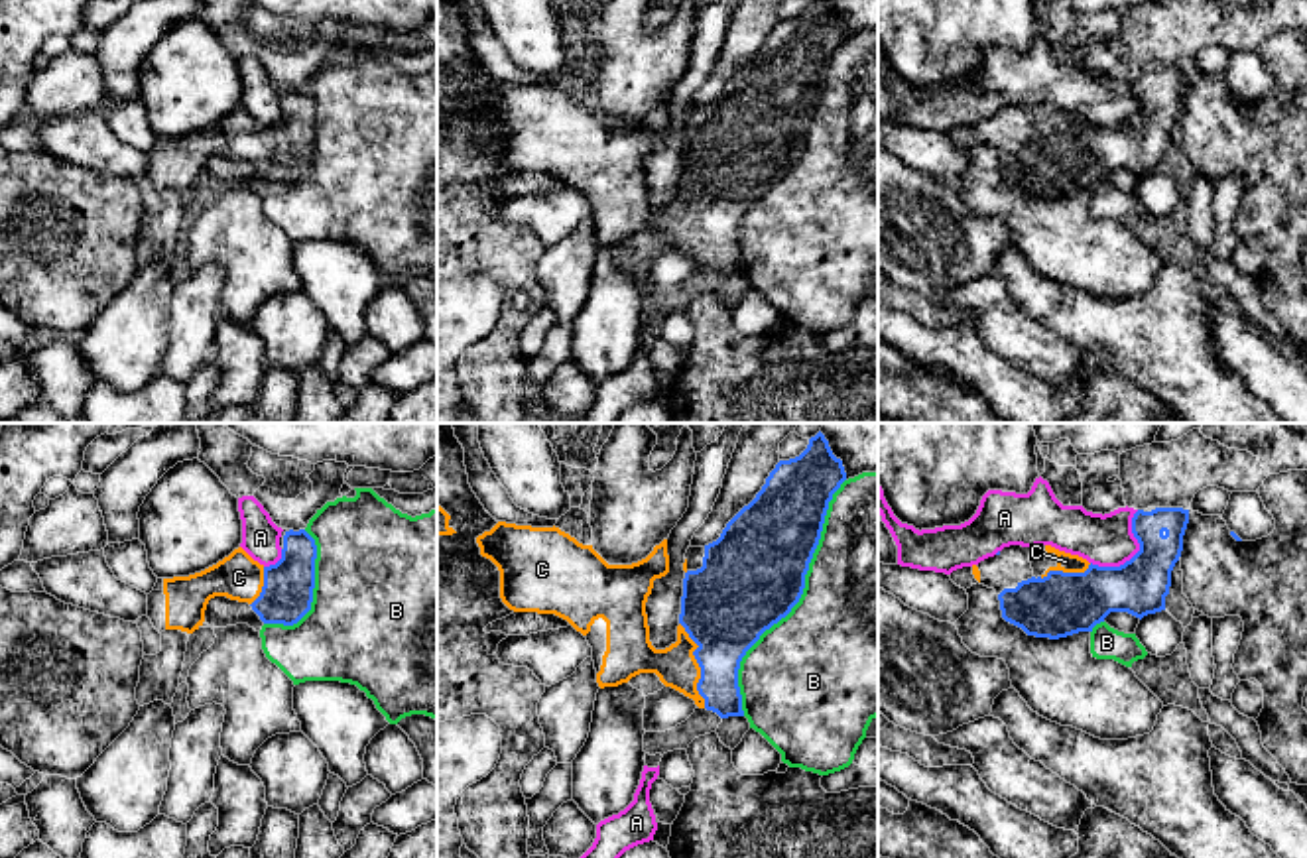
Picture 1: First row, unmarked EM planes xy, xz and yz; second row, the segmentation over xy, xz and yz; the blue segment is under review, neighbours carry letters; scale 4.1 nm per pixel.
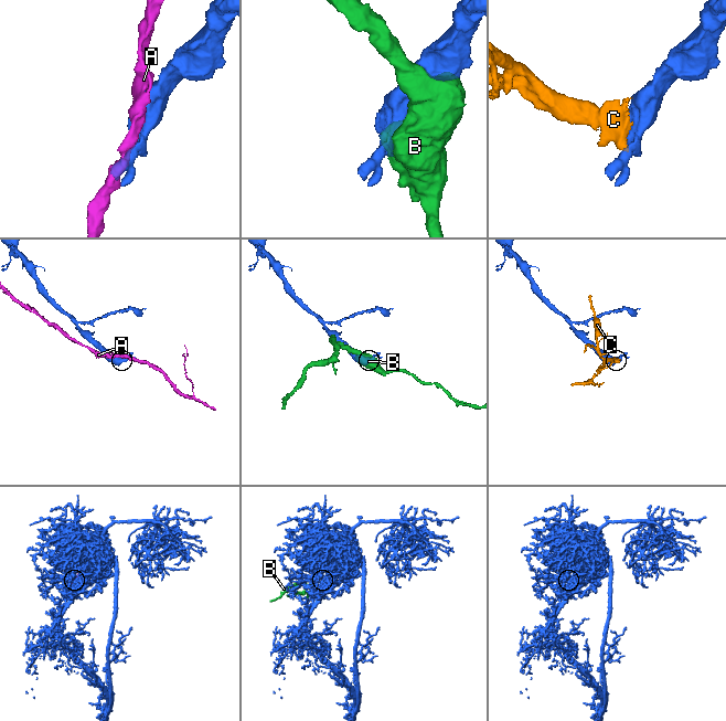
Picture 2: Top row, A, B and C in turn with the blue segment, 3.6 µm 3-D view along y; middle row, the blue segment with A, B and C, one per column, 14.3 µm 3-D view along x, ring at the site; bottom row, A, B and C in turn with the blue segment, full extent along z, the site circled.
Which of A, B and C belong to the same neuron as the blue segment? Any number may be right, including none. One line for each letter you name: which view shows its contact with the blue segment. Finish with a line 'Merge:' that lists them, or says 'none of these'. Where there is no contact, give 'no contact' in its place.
C: meets blue in xz
Merge: C

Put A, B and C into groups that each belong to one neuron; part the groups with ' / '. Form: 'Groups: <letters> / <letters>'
Groups: A / B / C

